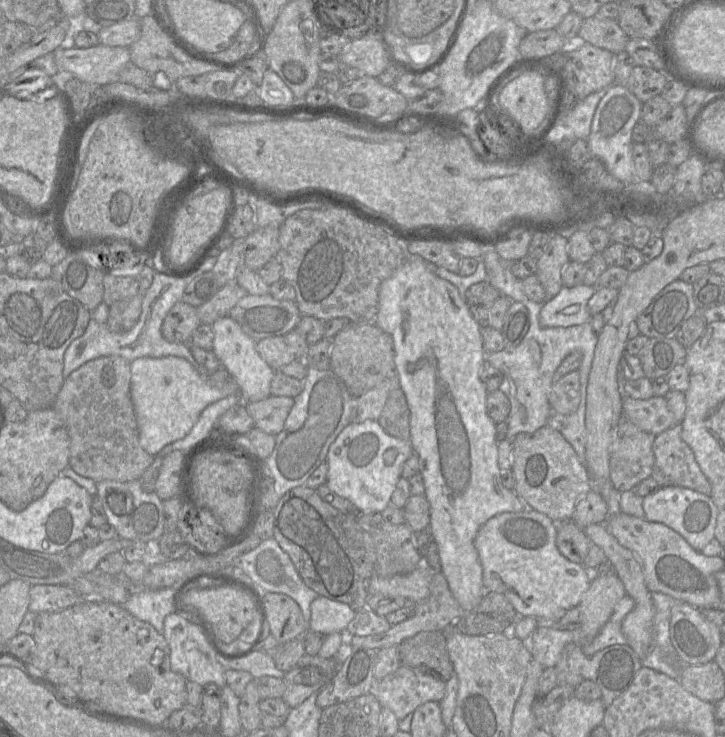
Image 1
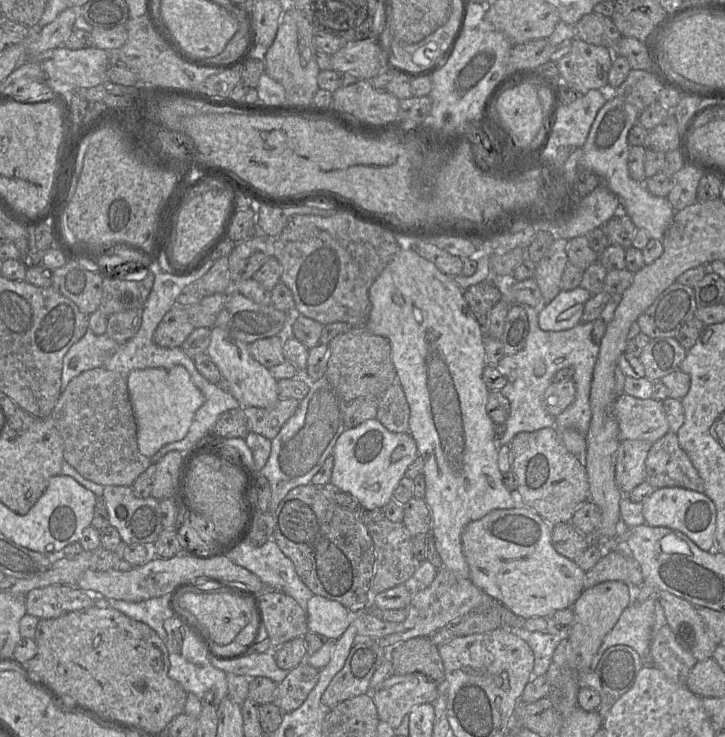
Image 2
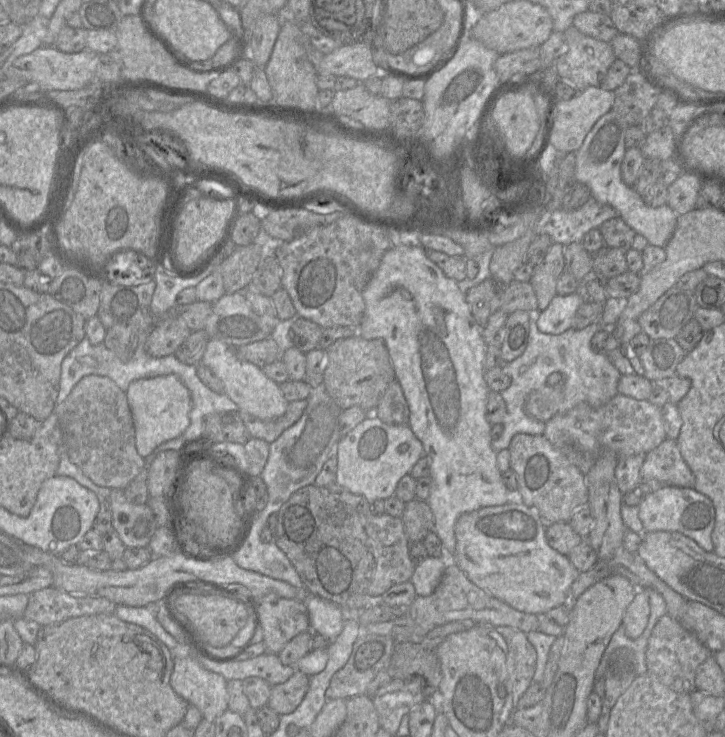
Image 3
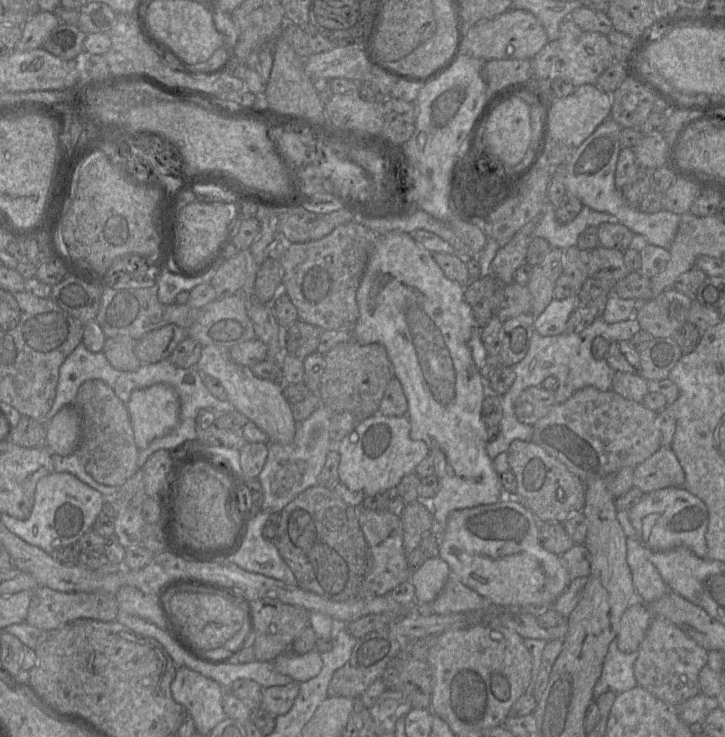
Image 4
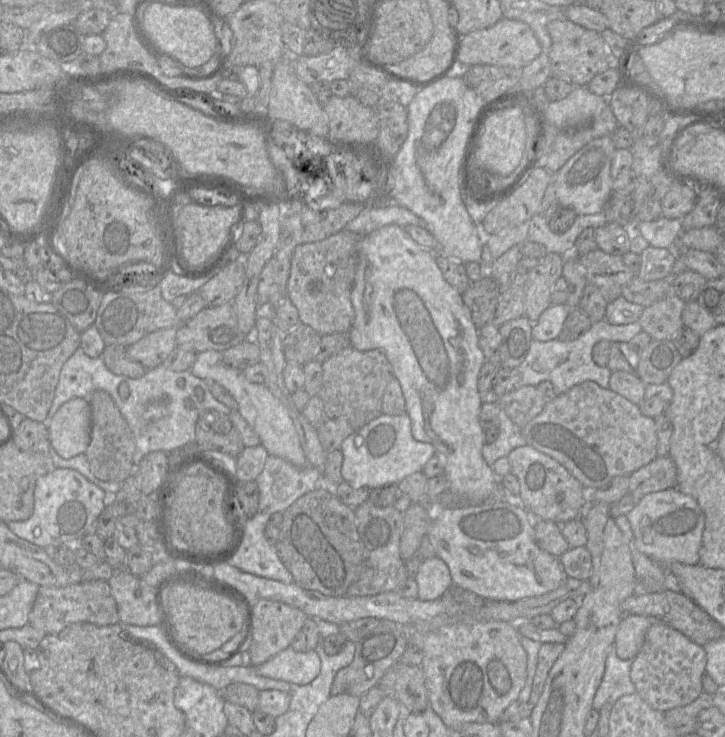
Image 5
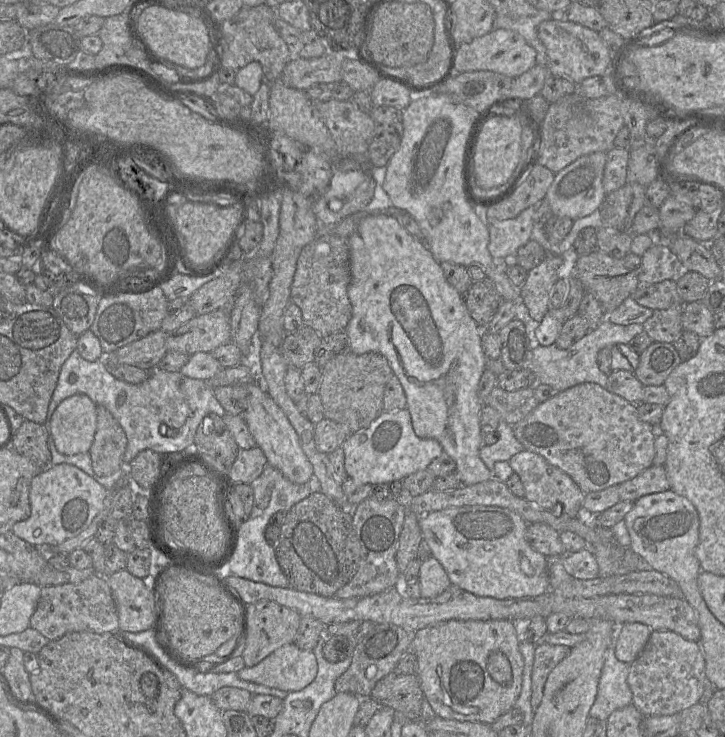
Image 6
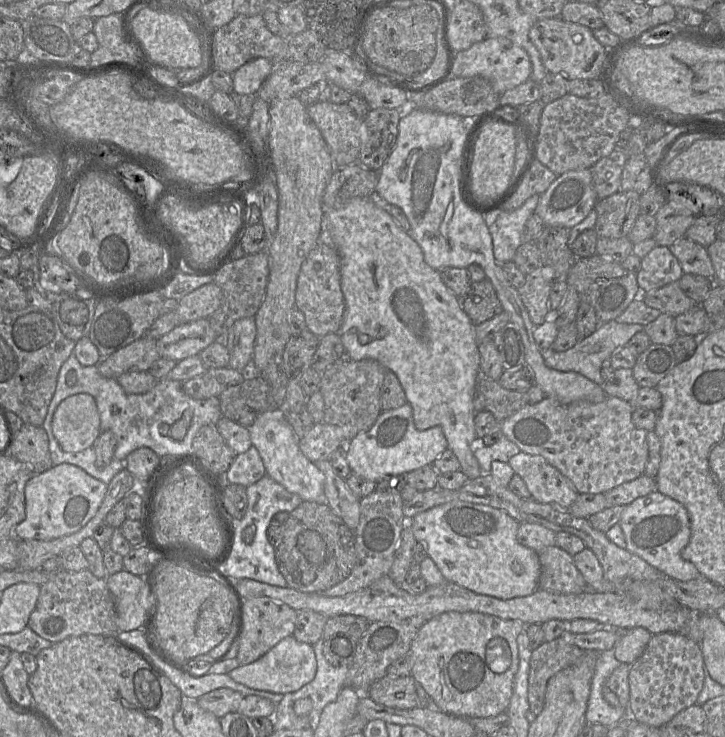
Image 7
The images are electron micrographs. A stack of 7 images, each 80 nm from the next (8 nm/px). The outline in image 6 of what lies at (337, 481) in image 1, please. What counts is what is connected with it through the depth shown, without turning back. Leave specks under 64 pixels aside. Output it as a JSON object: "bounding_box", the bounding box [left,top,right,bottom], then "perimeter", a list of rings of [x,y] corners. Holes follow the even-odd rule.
{"bounding_box":[342,407,444,485],"perimeter":[[[407,407],[399,411],[383,411],[367,428],[351,433],[342,449],[348,477],[357,483],[371,485],[402,480],[426,469],[432,460],[444,452],[436,439],[422,439],[415,434]]]}

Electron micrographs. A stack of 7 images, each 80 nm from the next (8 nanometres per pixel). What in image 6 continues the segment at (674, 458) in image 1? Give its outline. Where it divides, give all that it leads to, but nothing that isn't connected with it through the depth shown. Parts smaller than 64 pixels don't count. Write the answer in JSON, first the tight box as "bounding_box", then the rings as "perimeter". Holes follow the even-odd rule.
{"bounding_box":[619,465,670,503],"perimeter":[[[652,465],[639,475],[619,485],[620,501],[634,503],[642,496],[666,490],[670,490],[670,483],[664,465]]]}

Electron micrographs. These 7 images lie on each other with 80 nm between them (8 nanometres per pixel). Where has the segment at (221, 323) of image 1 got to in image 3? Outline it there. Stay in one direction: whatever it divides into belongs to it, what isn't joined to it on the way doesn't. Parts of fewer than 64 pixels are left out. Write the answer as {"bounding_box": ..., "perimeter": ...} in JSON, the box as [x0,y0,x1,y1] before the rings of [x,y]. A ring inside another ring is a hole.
{"bounding_box":[201,339,287,420],"perimeter":[[[210,339],[201,364],[210,368],[224,385],[224,393],[238,405],[239,411],[245,411],[262,420],[281,417],[287,410],[287,401],[280,385],[267,377],[259,366],[245,360],[238,352],[238,347],[228,345],[219,339]]]}

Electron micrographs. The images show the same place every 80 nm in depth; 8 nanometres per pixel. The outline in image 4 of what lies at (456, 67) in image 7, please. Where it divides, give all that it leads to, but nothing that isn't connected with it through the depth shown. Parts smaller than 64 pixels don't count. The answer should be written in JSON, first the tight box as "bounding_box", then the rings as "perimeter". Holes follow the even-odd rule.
{"bounding_box":[461,9,548,61],"perimeter":[[[509,9],[487,20],[480,20],[466,29],[461,54],[489,61],[494,59],[532,59],[548,42],[538,19],[526,10]]]}

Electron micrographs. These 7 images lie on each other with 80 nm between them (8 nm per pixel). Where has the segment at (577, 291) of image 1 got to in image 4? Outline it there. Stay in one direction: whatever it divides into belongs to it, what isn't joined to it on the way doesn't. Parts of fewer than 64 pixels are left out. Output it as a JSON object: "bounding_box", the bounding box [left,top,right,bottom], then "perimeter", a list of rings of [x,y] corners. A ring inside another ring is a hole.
{"bounding_box":[534,296,580,336],"perimeter":[[[578,296],[563,300],[553,299],[546,309],[534,320],[534,329],[542,336],[565,333],[570,314],[580,306]]]}

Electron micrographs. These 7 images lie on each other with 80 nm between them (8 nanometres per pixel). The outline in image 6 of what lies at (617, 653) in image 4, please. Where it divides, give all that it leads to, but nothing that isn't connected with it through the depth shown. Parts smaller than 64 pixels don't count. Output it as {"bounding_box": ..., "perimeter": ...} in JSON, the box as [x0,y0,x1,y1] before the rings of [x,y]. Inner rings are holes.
{"bounding_box":[590,646,632,720],"perimeter":[[[613,646],[607,650],[590,717],[607,720],[615,710],[632,704],[632,692],[628,685],[630,665],[616,658]]]}

